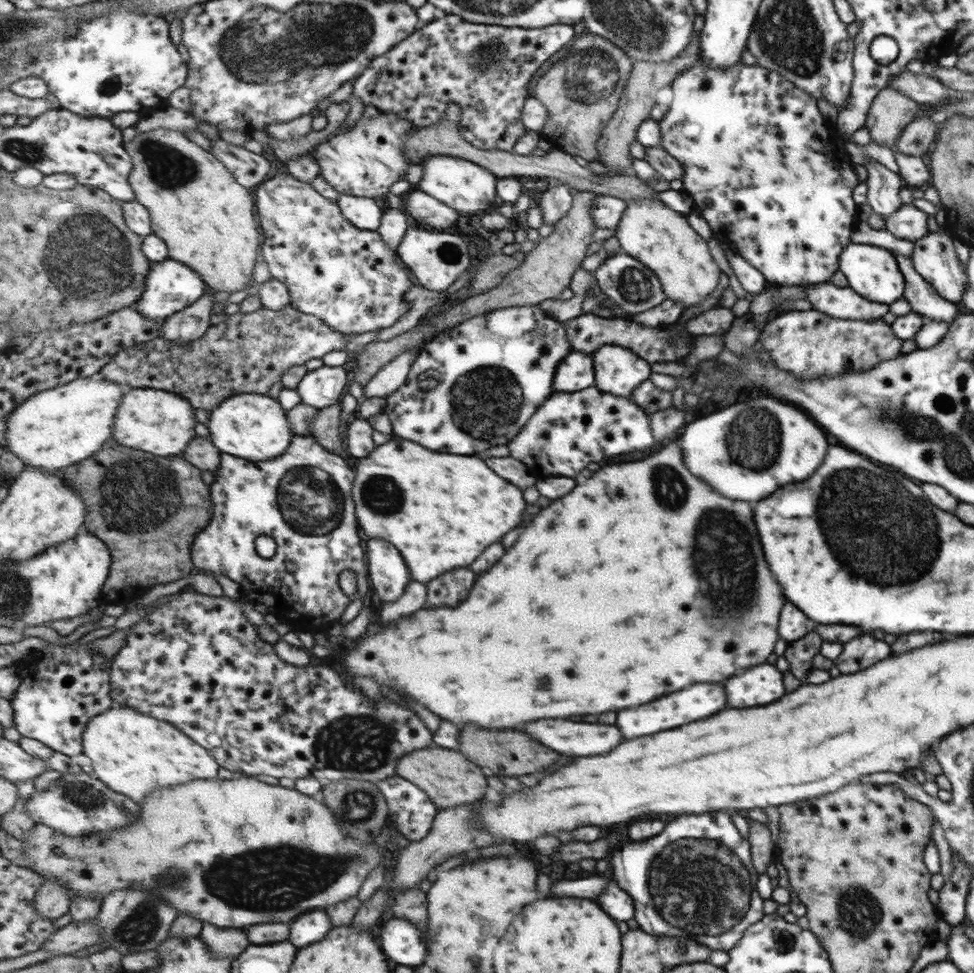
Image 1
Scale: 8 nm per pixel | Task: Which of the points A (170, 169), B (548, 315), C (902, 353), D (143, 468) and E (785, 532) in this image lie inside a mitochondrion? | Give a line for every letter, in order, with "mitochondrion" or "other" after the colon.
A: mitochondrion
B: other
C: other
D: other
E: other

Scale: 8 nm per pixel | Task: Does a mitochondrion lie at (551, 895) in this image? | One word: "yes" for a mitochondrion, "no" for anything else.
no

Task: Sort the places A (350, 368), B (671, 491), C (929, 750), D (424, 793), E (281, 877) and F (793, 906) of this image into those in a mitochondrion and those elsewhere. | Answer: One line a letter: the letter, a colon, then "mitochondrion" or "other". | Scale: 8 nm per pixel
A: other
B: mitochondrion
C: other
D: other
E: mitochondrion
F: other

